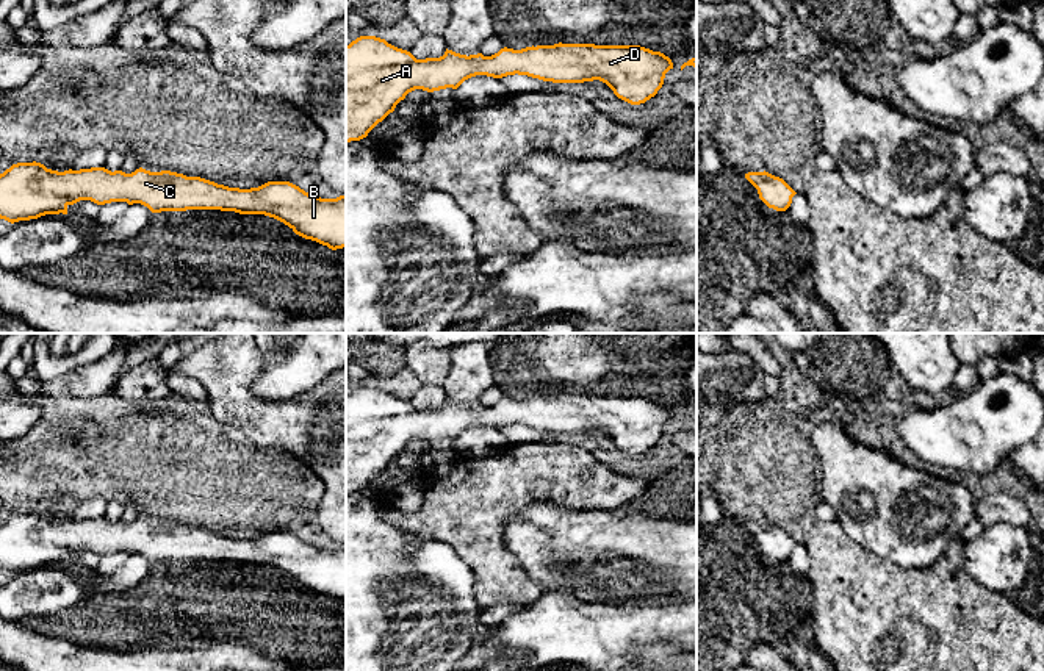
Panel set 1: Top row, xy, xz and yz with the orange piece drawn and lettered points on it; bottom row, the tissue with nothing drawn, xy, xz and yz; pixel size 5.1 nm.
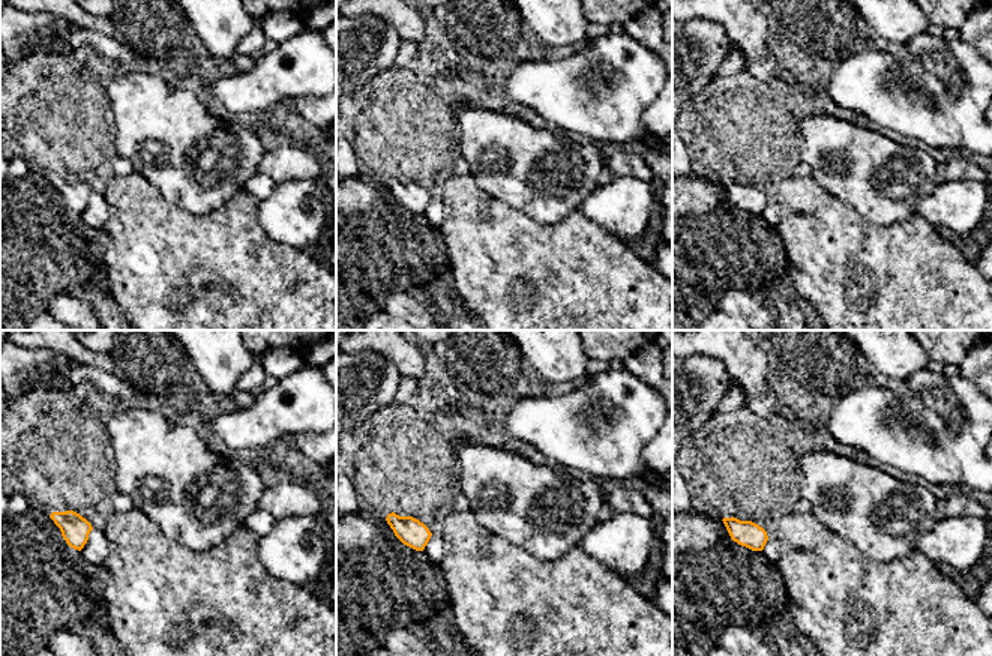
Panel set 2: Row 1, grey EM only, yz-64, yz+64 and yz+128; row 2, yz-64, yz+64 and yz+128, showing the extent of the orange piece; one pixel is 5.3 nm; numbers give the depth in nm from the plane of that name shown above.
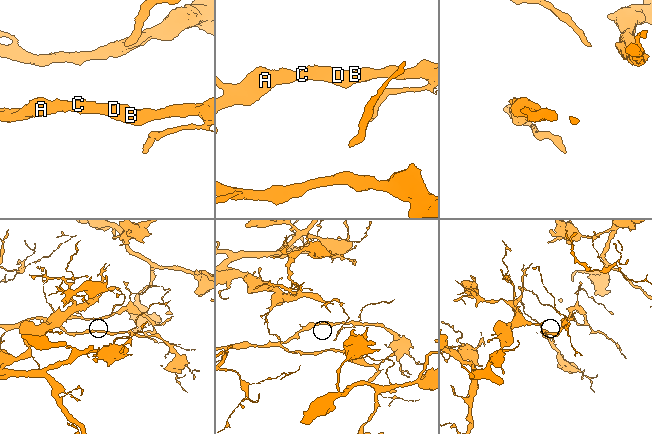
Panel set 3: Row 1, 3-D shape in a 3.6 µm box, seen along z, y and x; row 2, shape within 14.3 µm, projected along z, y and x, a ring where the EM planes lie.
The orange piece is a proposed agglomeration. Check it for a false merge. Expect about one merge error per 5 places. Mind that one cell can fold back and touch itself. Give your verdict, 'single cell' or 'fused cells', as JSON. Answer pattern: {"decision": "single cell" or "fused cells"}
{"decision": "single cell"}

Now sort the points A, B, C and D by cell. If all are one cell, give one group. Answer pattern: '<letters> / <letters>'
A B C D

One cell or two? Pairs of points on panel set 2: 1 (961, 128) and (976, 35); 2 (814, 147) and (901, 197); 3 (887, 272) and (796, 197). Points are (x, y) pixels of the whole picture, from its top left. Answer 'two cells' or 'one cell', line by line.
1: two cells
2: one cell
3: one cell

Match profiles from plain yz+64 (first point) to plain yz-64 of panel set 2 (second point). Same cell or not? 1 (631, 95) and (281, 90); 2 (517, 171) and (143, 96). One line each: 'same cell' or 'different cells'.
1: same cell
2: same cell

